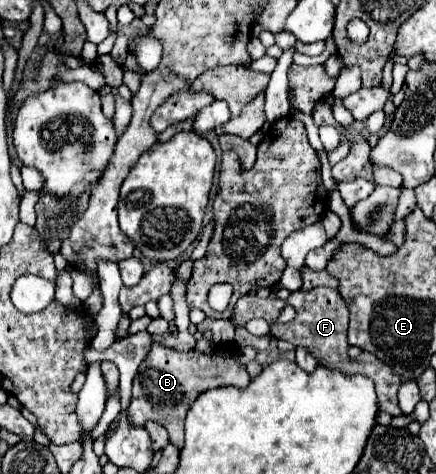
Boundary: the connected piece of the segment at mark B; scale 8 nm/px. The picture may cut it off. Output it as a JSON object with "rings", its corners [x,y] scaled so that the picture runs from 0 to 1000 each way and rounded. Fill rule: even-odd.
{"rings":[[[353,724],[335,757],[326,762],[303,816],[303,846],[294,859],[294,888],[303,901],[326,901],[335,888],[376,897],[390,914],[390,935],[408,947],[422,939],[422,880],[431,859],[450,846],[463,825],[495,816],[546,816],[560,821],[573,808],[573,791],[546,766],[541,741],[518,736],[518,753],[505,745],[463,749],[459,741],[404,741],[367,724]]]}

